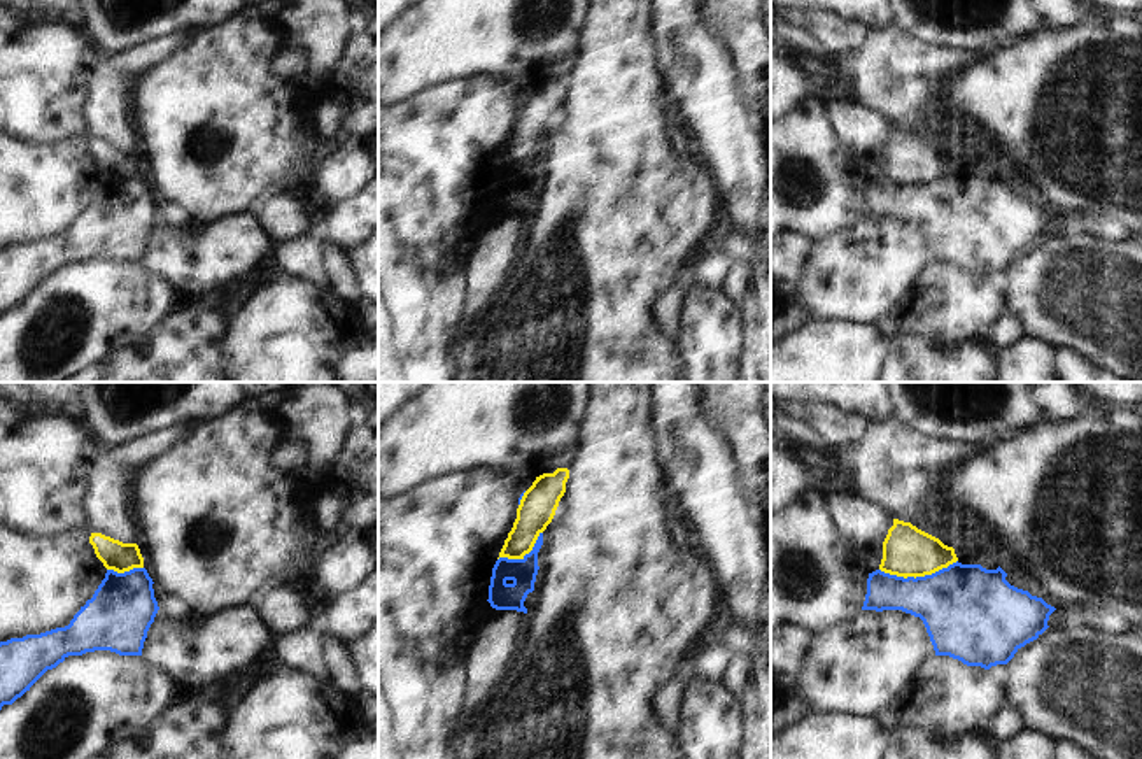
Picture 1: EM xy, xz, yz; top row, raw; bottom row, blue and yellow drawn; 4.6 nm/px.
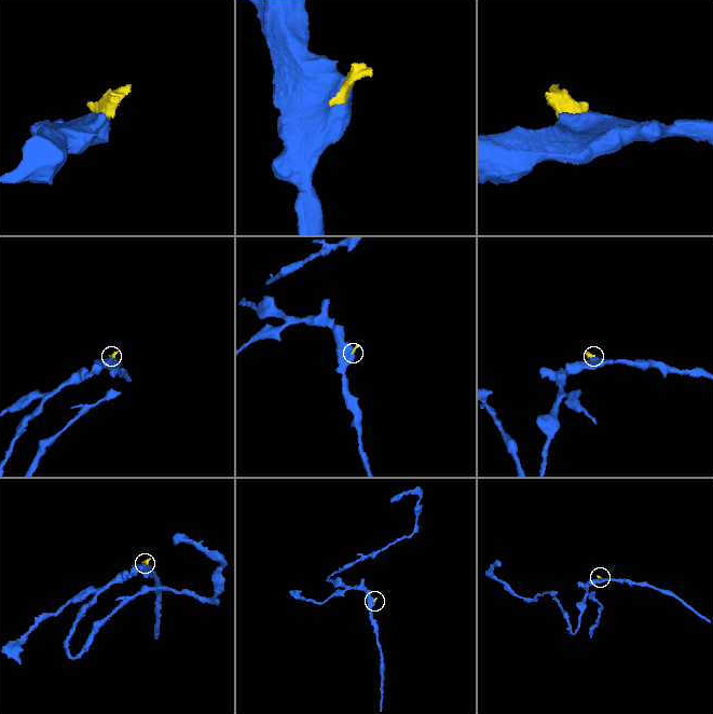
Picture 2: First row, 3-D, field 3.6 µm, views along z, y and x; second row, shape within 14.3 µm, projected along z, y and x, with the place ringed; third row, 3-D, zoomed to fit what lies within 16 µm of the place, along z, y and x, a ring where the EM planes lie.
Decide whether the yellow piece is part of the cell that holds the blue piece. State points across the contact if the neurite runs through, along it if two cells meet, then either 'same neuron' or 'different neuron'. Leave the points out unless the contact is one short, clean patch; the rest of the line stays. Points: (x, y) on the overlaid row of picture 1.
along yz (957, 560), (930, 574), (915, 577), (897, 577), (880, 570) | different neuron

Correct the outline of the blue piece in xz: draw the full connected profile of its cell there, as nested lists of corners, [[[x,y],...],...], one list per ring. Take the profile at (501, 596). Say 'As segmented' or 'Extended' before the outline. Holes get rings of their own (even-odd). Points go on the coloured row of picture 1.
As segmented. [[[539,533],[532,550],[522,559],[499,557],[492,568],[489,603],[496,610],[517,610],[527,614],[524,601],[534,591],[538,575],[538,552],[543,545]]]

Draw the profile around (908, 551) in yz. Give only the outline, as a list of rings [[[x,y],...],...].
[[[893,519],[893,526],[883,542],[879,570],[904,578],[916,578],[932,575],[956,561],[953,547],[944,545],[911,522]]]

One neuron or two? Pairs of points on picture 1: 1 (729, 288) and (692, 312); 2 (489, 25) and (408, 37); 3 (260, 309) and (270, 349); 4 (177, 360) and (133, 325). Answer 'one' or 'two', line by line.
1: two
2: one
3: one
4: two

